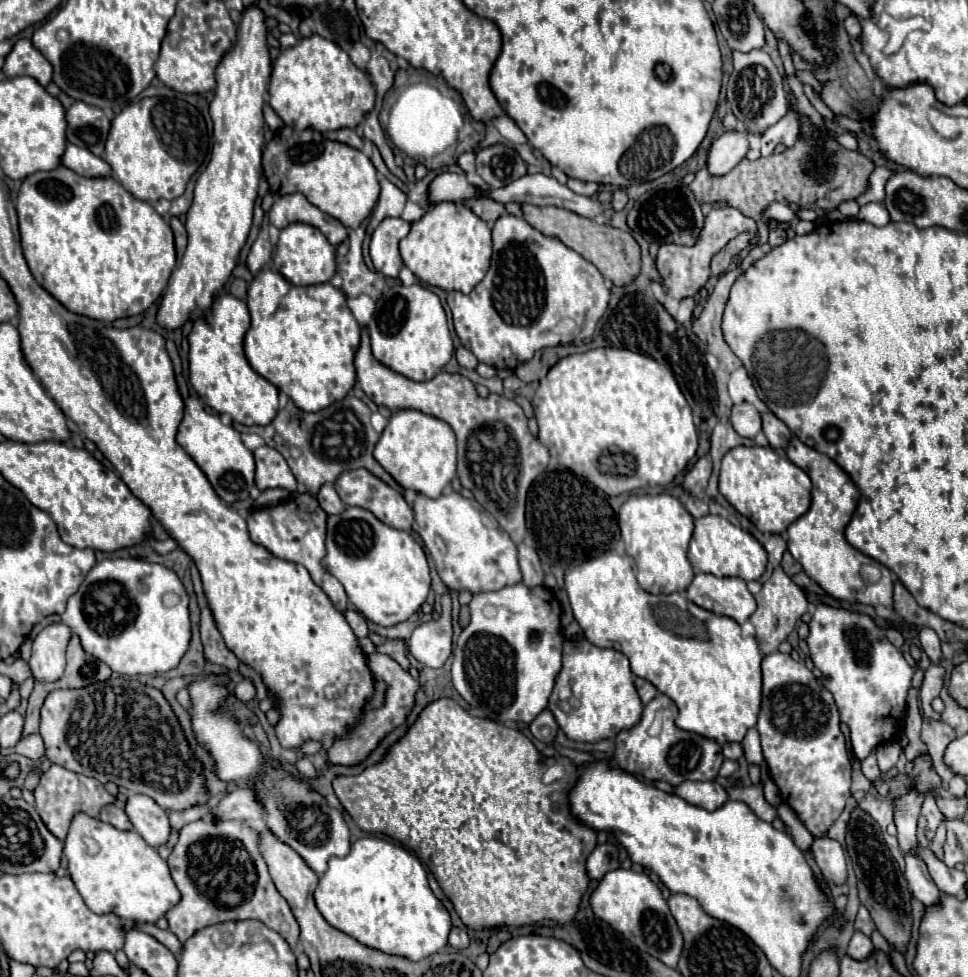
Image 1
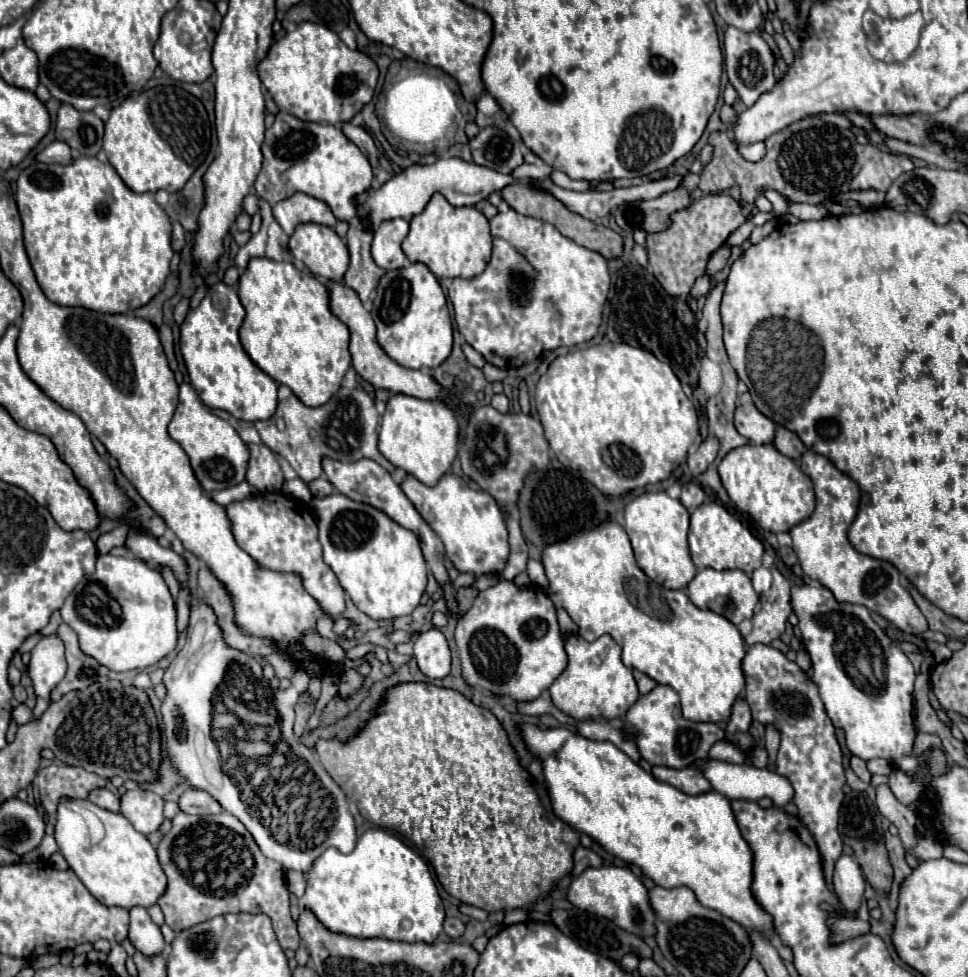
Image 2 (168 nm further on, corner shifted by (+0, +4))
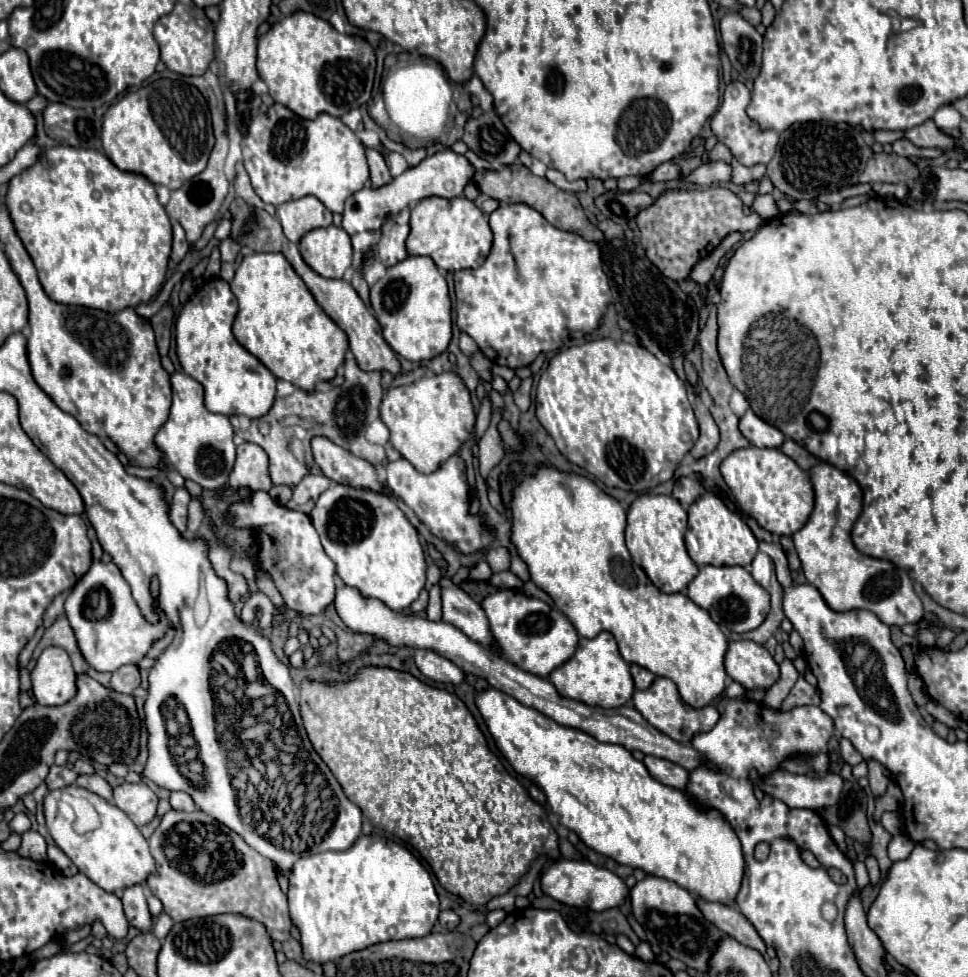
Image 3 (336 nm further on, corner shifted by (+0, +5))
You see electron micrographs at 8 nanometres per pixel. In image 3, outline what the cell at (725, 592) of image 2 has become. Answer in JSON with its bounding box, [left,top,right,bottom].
[687,565,769,633]

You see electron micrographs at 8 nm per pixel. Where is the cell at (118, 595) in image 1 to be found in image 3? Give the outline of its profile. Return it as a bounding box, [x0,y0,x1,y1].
[65,561,167,673]

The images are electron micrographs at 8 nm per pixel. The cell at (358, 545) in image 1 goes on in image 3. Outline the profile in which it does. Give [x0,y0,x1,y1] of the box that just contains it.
[311,483,427,611]

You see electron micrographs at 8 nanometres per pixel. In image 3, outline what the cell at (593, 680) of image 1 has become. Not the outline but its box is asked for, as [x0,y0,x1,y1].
[549,631,635,709]

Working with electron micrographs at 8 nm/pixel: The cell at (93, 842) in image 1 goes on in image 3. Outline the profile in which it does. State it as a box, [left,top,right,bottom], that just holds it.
[43,785,155,893]

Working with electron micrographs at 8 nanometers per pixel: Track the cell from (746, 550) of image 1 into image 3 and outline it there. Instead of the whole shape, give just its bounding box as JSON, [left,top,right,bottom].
[685,493,757,567]

